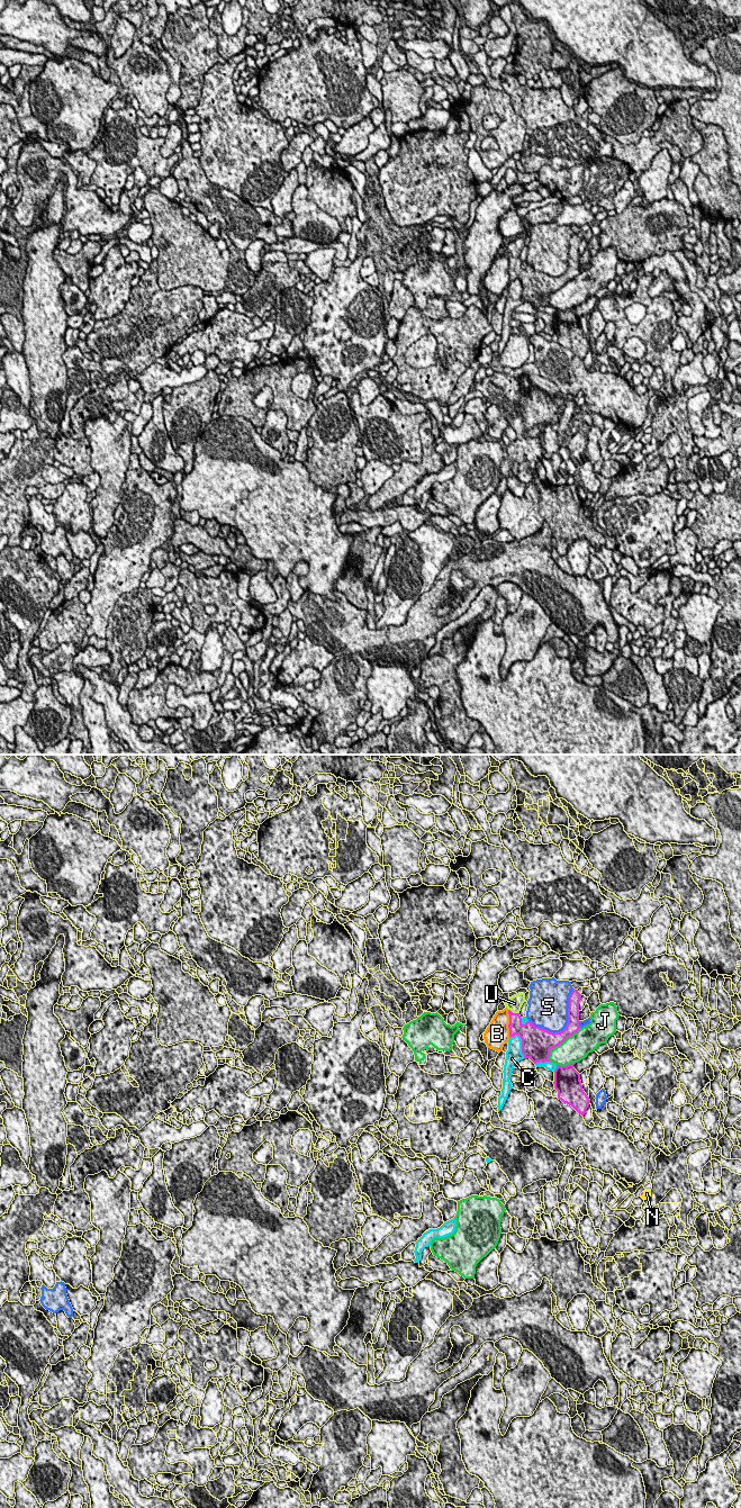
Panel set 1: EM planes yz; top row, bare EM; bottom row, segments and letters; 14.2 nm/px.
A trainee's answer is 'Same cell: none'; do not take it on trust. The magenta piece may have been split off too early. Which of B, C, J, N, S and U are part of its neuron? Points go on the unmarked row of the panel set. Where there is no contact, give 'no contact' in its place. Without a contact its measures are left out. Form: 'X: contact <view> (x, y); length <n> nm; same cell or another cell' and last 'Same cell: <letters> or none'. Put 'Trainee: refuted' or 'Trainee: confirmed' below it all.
B: contact yz (509, 268); length 380 nm; another cell
C: contact yz (522, 287); length 400 nm; another cell
J: contact yz (560, 287); length 650 nm; another cell
N: contact yz (642, 438); length 70 nm; same cell
S: contact yz (566, 270); length 800 nm; another cell
U: contact yz (514, 258); length 170 nm; another cell
Same cell: N
Trainee: refuted

